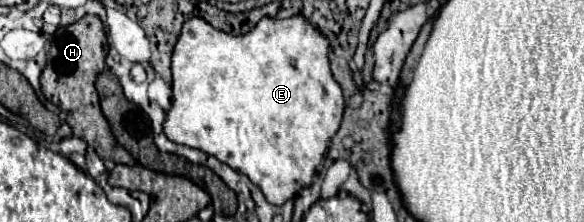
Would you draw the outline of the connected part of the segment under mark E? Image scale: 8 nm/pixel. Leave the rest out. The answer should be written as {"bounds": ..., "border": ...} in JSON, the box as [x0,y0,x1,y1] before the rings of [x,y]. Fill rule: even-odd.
{"bounds":[164,16,344,206],"border":[[[292,16],[292,18],[262,18],[254,30],[250,30],[248,34],[242,36],[232,36],[226,34],[214,26],[210,26],[206,20],[202,18],[190,18],[184,22],[182,26],[182,34],[174,46],[174,56],[172,56],[172,108],[166,112],[166,122],[164,122],[164,134],[176,142],[176,144],[184,144],[196,150],[202,150],[214,158],[218,158],[220,162],[228,164],[232,170],[238,170],[242,174],[246,174],[266,196],[266,200],[274,206],[282,206],[286,200],[294,198],[302,188],[312,184],[312,178],[318,170],[318,166],[322,164],[328,144],[332,140],[332,136],[338,132],[340,120],[342,120],[342,112],[344,112],[344,98],[342,98],[342,90],[338,86],[338,82],[332,78],[330,72],[330,64],[328,64],[328,40],[326,36],[322,36],[312,24],[308,24],[308,20],[304,20],[302,16]]]}

